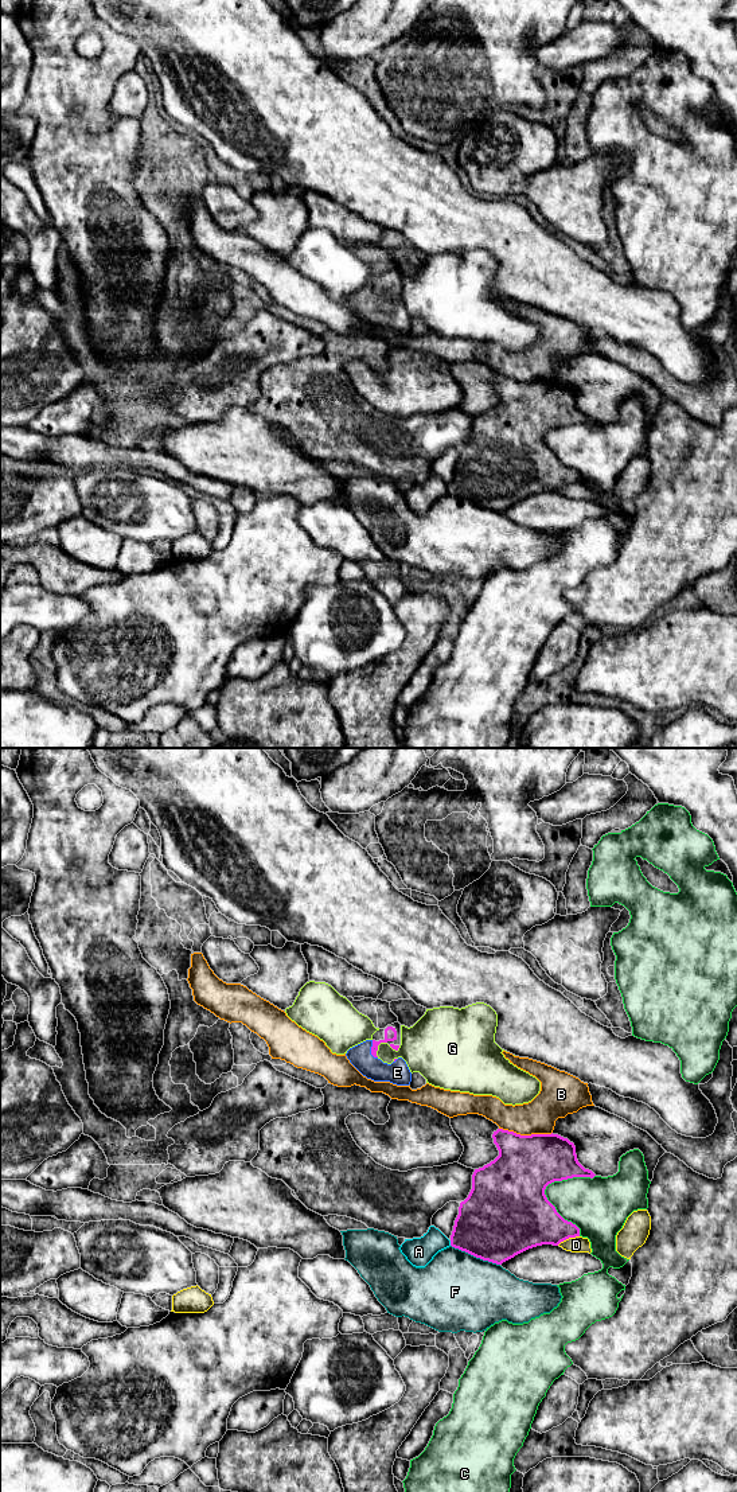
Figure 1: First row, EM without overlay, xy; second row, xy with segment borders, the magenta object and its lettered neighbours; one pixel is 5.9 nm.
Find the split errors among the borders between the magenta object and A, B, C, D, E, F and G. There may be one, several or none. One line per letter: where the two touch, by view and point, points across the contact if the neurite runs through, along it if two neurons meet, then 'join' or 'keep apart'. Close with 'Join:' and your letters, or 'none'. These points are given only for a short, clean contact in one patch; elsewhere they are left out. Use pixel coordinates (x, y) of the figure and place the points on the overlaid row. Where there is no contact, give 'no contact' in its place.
A: meets magenta in xy at (451, 1243); border along xy (449, 1241), (451, 1245); keep apart
B: meets magenta in xy at (526, 1136); keep apart
C: meets magenta in xy at (545, 1188); keep apart
D: meets magenta in xy at (568, 1238); keep apart
E: meets magenta in xy at (371, 1050); runs through xy (390, 1033), (371, 1050), (385, 1072), (397, 1072); join
F: meets magenta in xy at (475, 1255); keep apart
G: meets magenta in xy at (377, 1047); keep apart
Join: E

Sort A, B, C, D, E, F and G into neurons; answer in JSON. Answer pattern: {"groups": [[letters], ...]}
{"groups": [["A"], ["B"], ["C"], ["D"], ["E"], ["F"], ["G"]]}

